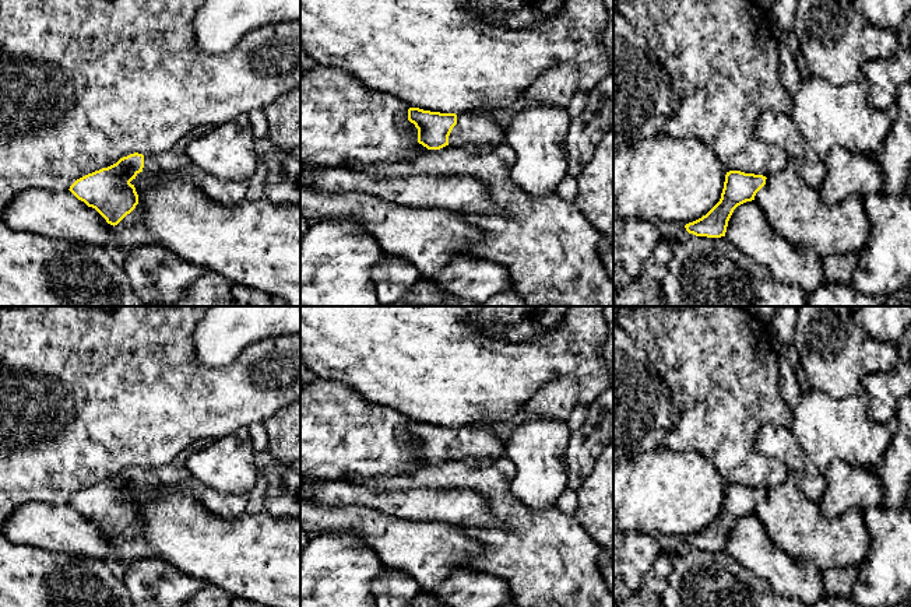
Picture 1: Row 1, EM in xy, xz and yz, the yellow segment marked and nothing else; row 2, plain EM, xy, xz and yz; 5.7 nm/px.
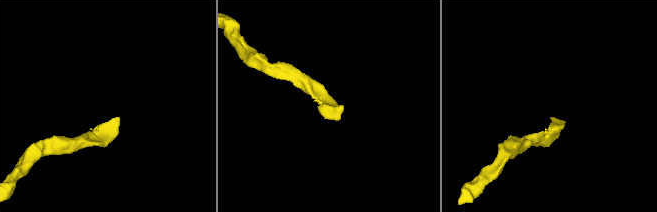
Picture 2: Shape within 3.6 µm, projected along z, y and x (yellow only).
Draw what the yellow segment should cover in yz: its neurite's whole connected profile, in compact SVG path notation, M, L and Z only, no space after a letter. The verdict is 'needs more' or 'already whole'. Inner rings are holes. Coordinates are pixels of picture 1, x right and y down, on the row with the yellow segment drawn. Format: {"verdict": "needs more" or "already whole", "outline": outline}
{"verdict": "already whole", "outline": "M729 171L725 175L720 201L701 218L685 225L689 234L696 236L725 236L728 221L734 210L755 200L756 193L766 185L766 176Z"}

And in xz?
{"verdict": "needs more", "outline": "M409 108L408 120L418 129L418 143L428 150L451 145L468 152L482 152L504 141L495 112L489 110L440 113Z"}

